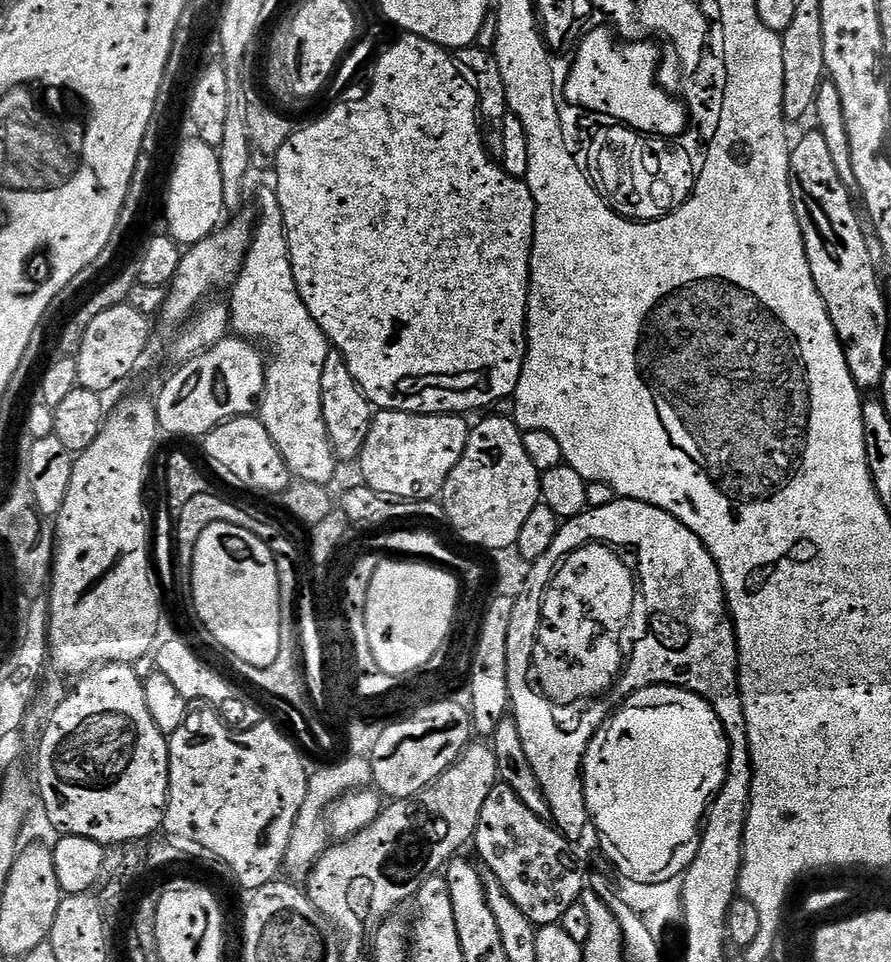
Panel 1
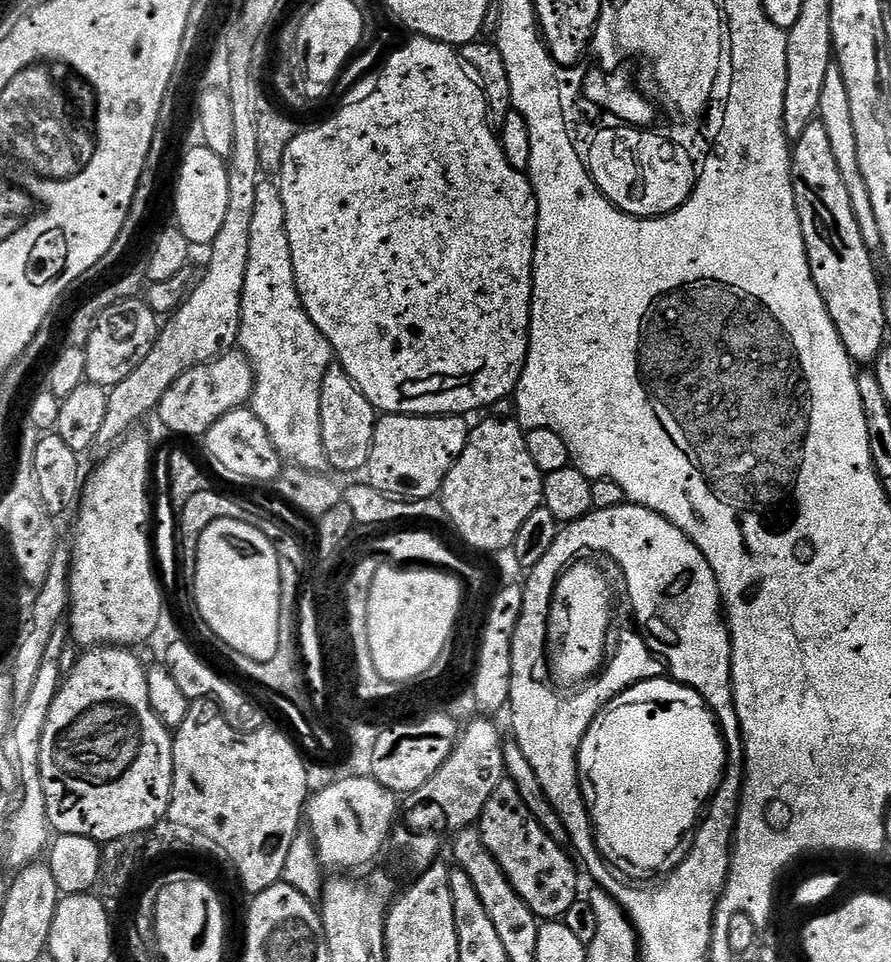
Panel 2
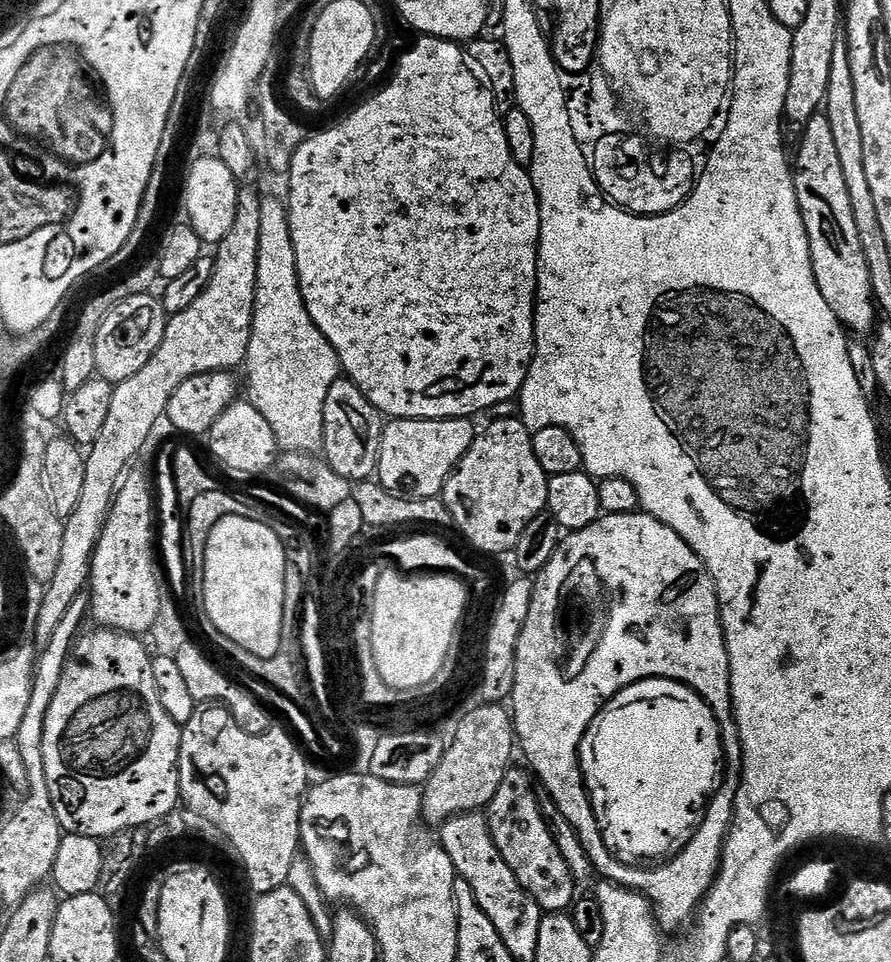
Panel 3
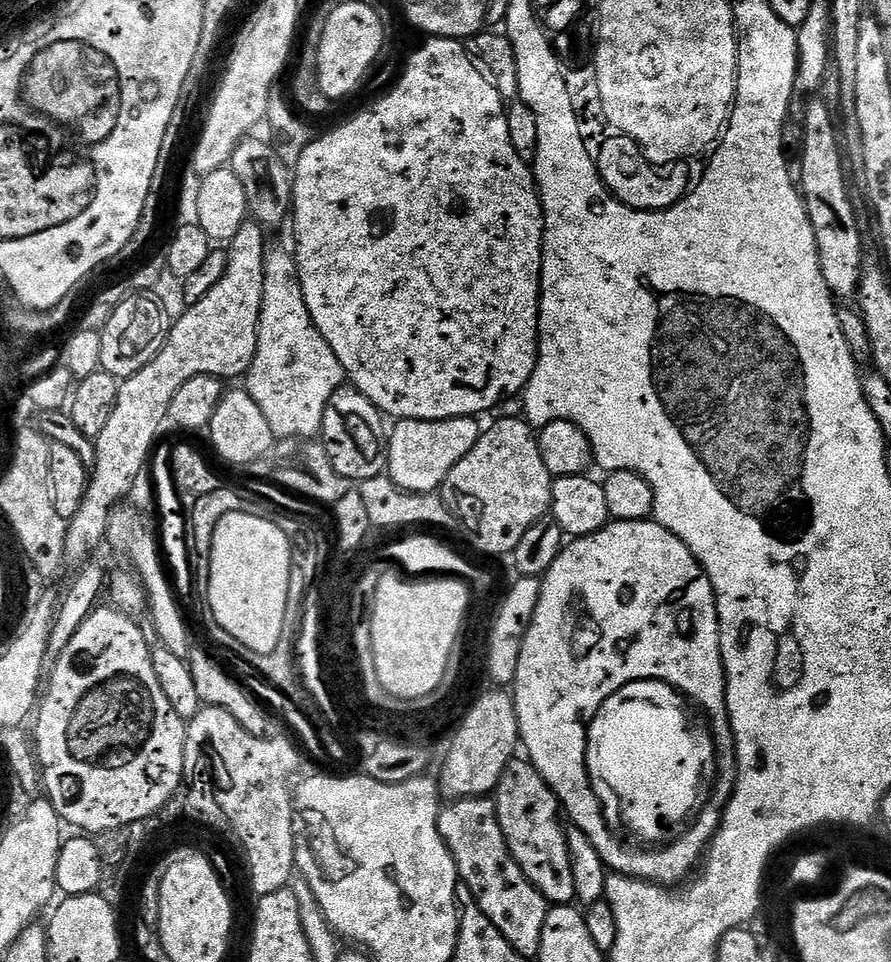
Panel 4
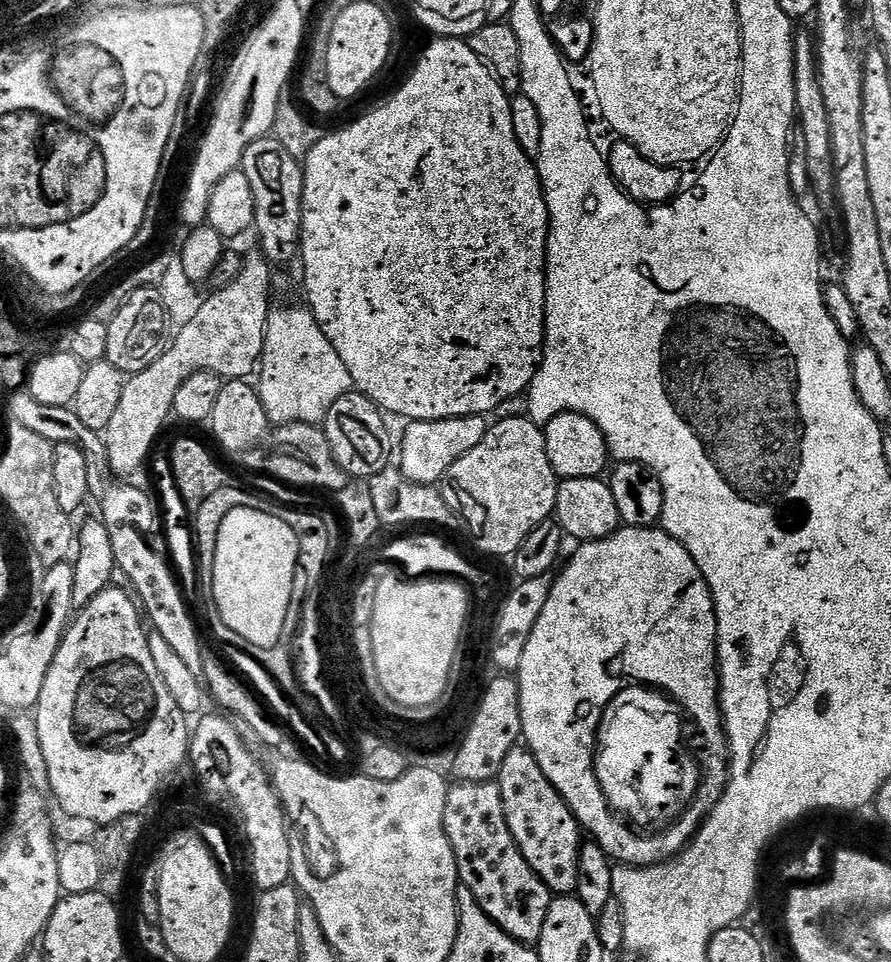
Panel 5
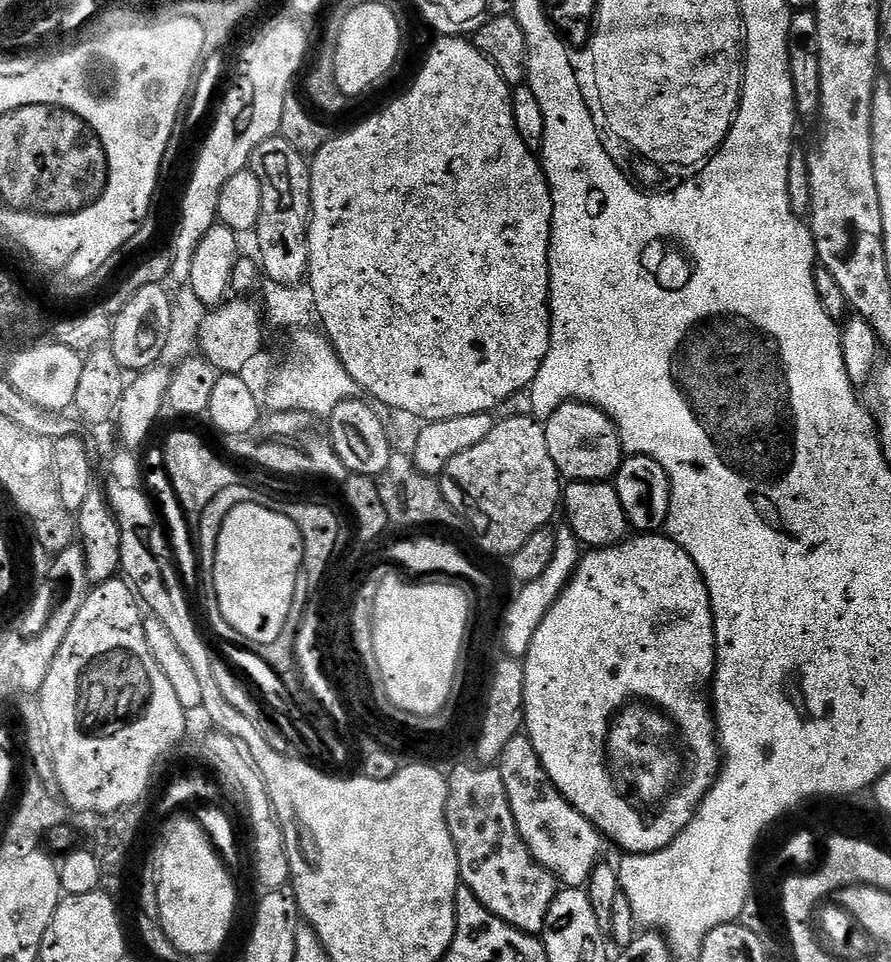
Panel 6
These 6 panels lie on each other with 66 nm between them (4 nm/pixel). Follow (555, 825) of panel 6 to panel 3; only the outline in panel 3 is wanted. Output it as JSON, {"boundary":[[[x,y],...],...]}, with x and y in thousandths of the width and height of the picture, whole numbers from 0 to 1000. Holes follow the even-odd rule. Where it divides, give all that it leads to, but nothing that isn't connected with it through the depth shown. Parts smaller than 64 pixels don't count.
{"boundary":[[[571,797],[563,817],[559,817],[559,825],[554,825],[545,841],[554,877],[572,904],[577,904],[581,917],[586,917],[590,929],[604,938],[612,950],[636,949],[649,931],[646,914],[640,909],[640,900],[635,900],[635,892],[631,892],[631,884],[626,884],[626,875],[622,875],[615,853],[606,844],[606,828],[603,820],[597,820],[598,804],[579,797]]]}

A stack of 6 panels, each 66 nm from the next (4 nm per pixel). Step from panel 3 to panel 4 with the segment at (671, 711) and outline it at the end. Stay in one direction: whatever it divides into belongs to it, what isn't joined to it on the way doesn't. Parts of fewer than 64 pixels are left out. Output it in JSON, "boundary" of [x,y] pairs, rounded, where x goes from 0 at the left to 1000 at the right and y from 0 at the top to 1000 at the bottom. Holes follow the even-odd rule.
{"boundary":[[[714,707],[710,711],[705,711],[700,715],[695,715],[691,720],[680,729],[671,738],[671,742],[662,751],[660,756],[660,774],[658,775],[658,796],[660,797],[660,808],[664,814],[667,825],[671,825],[671,834],[678,839],[678,849],[680,854],[689,863],[701,861],[709,869],[715,869],[718,873],[724,873],[727,877],[744,879],[759,872],[767,866],[770,858],[778,851],[783,837],[787,835],[786,814],[790,811],[790,801],[796,801],[801,790],[801,774],[798,760],[793,756],[780,757],[777,748],[772,745],[773,733],[769,725],[760,719],[752,711],[745,711],[742,707]]]}

